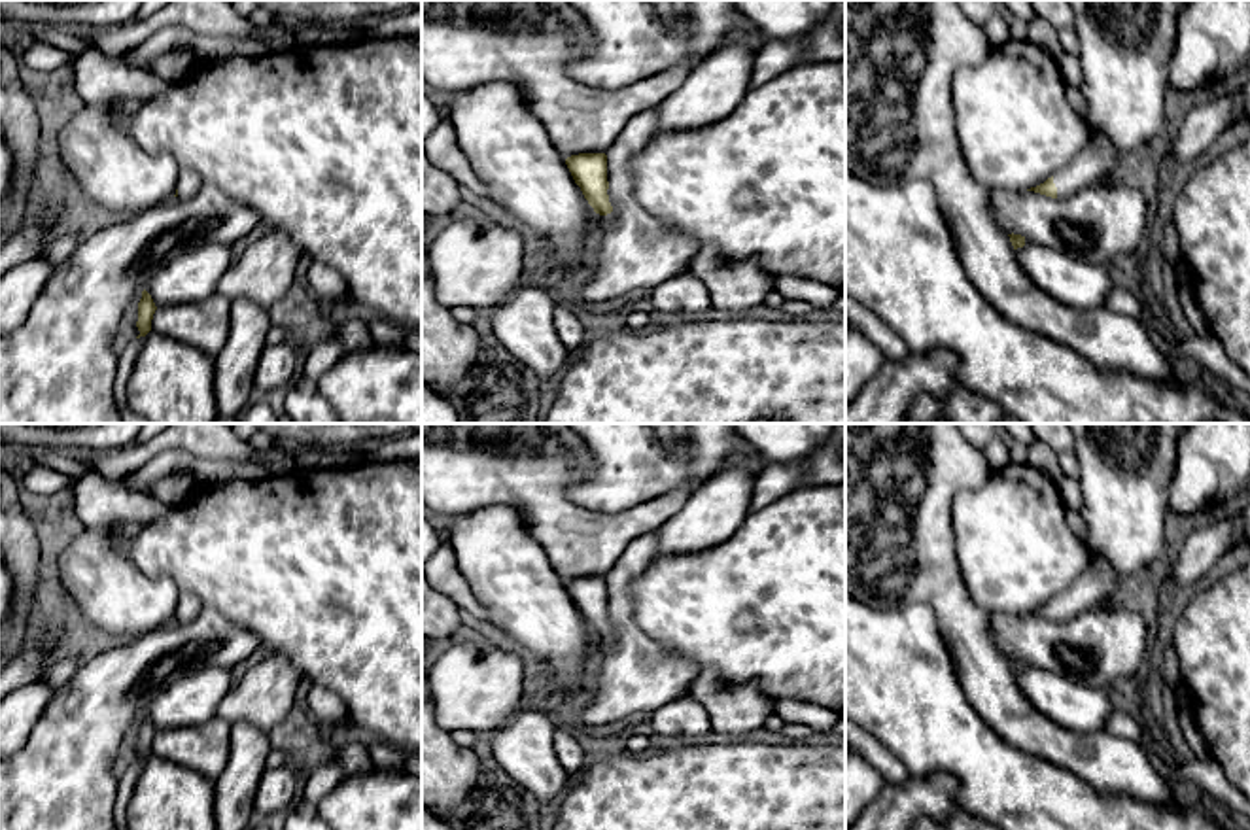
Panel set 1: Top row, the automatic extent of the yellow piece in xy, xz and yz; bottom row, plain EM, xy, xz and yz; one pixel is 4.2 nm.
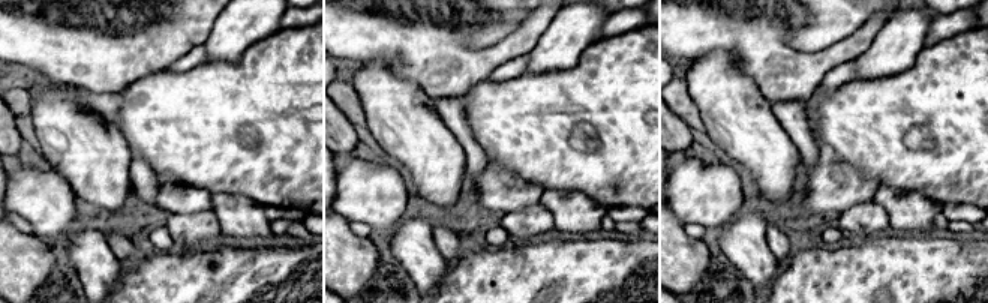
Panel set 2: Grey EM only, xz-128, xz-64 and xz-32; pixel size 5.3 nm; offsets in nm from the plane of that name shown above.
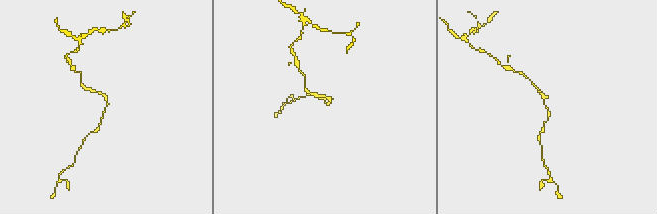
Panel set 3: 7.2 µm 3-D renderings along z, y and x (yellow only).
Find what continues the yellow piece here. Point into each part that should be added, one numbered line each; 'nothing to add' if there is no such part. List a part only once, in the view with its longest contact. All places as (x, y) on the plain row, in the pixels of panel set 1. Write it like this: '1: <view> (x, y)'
1: yz (1097, 585)

